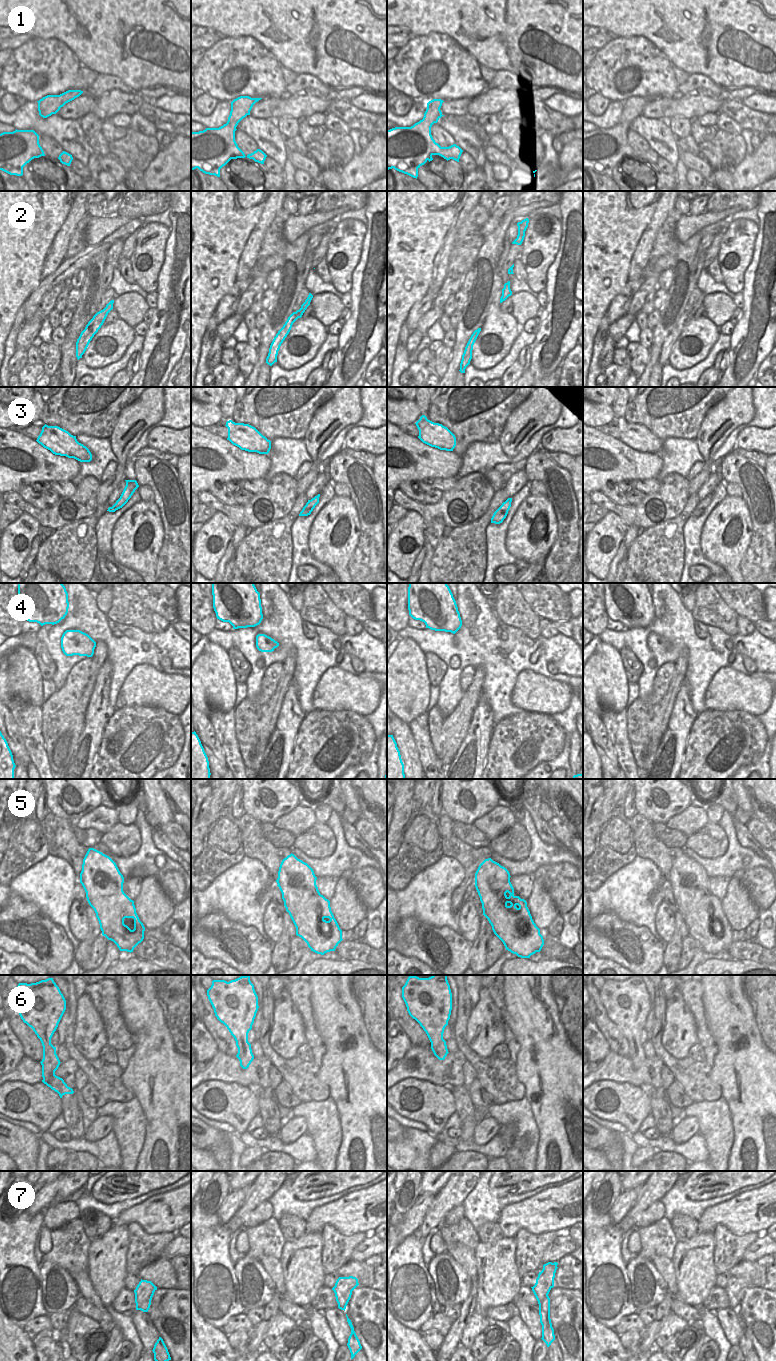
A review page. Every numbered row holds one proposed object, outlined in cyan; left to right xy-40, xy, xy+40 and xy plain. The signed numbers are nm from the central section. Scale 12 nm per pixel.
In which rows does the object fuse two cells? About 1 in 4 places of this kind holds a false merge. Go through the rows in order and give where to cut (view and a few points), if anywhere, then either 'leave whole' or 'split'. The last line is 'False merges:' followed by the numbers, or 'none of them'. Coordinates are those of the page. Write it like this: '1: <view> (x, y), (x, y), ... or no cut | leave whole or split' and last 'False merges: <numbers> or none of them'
1: no cut | leave whole
2: no cut | leave whole
3: no cut | leave whole
4: no cut | leave whole
5: no cut | leave whole
6: no cut | leave whole
7: xy+40 (547, 1294), (539, 1305) | split
False merges: 7

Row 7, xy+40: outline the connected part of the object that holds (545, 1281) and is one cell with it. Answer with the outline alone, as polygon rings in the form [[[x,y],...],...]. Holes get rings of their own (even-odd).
[[[557,1262],[544,1264],[542,1271],[538,1274],[535,1285],[531,1287],[539,1305],[542,1304],[545,1297],[554,1287],[555,1273],[558,1268],[557,1265]]]

